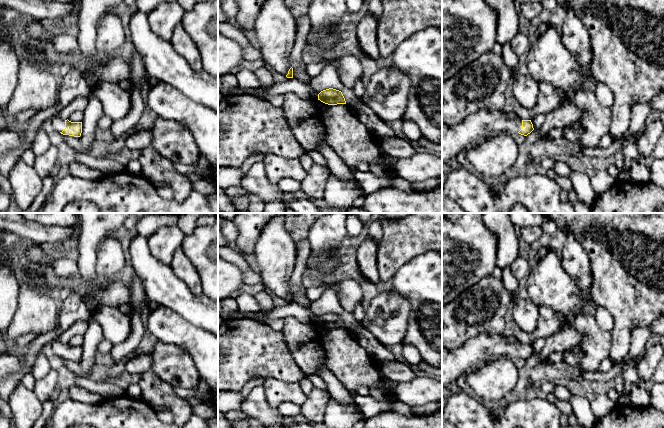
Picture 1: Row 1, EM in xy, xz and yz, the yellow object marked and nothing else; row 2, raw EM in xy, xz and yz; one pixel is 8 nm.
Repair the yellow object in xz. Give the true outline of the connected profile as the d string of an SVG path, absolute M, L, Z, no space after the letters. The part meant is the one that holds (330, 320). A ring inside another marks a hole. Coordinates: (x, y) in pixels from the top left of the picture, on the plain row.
M333 312L321 315L318 324L328 329L346 328L342 316Z

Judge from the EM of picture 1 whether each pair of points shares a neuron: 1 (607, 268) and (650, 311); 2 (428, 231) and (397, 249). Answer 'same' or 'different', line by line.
1: same
2: same

